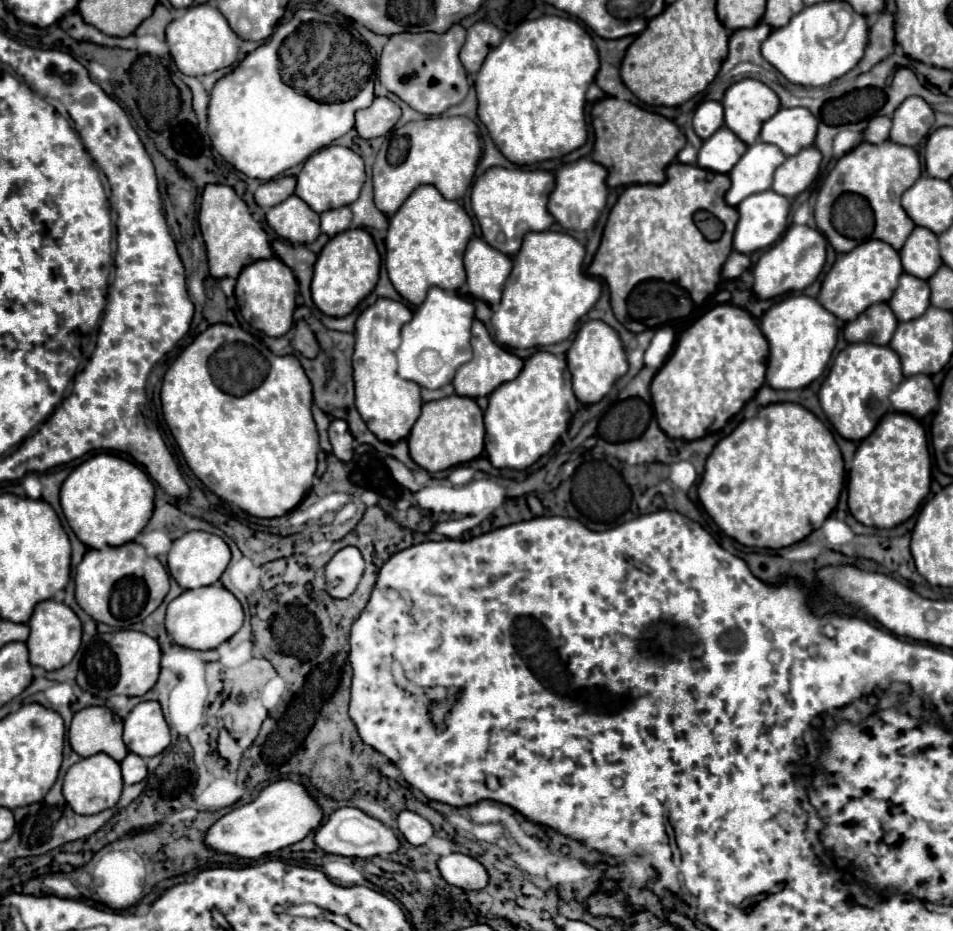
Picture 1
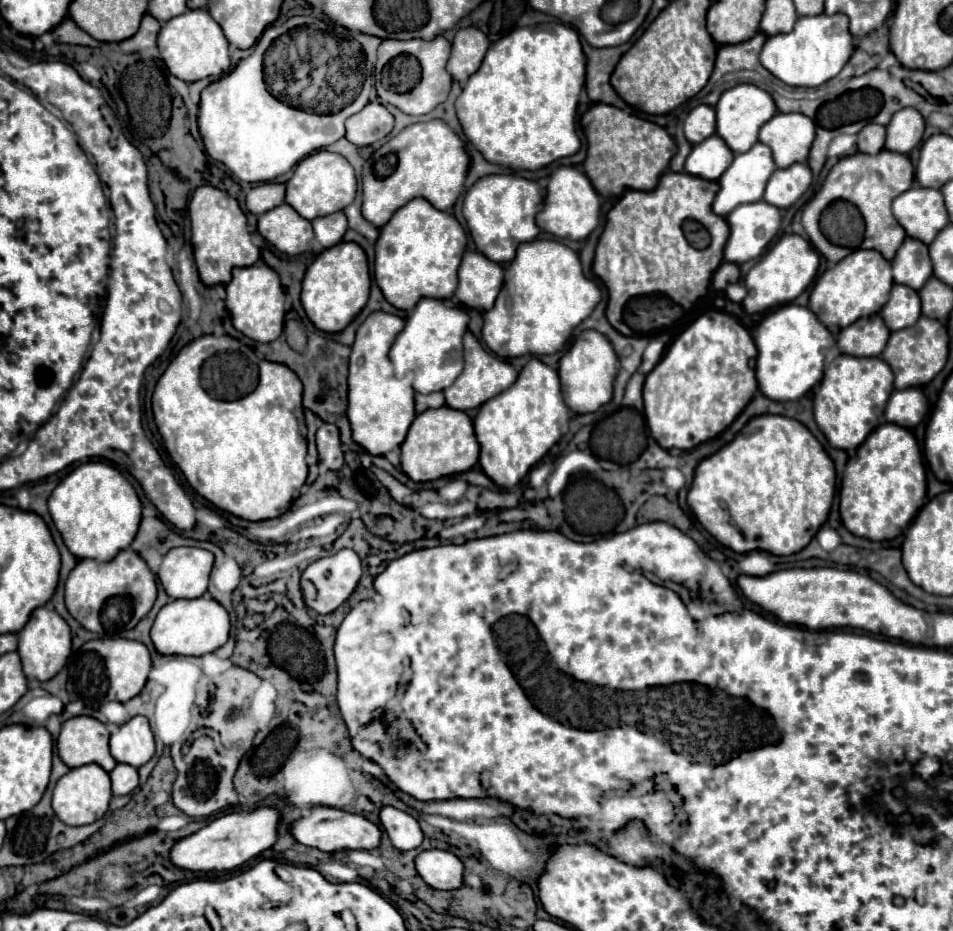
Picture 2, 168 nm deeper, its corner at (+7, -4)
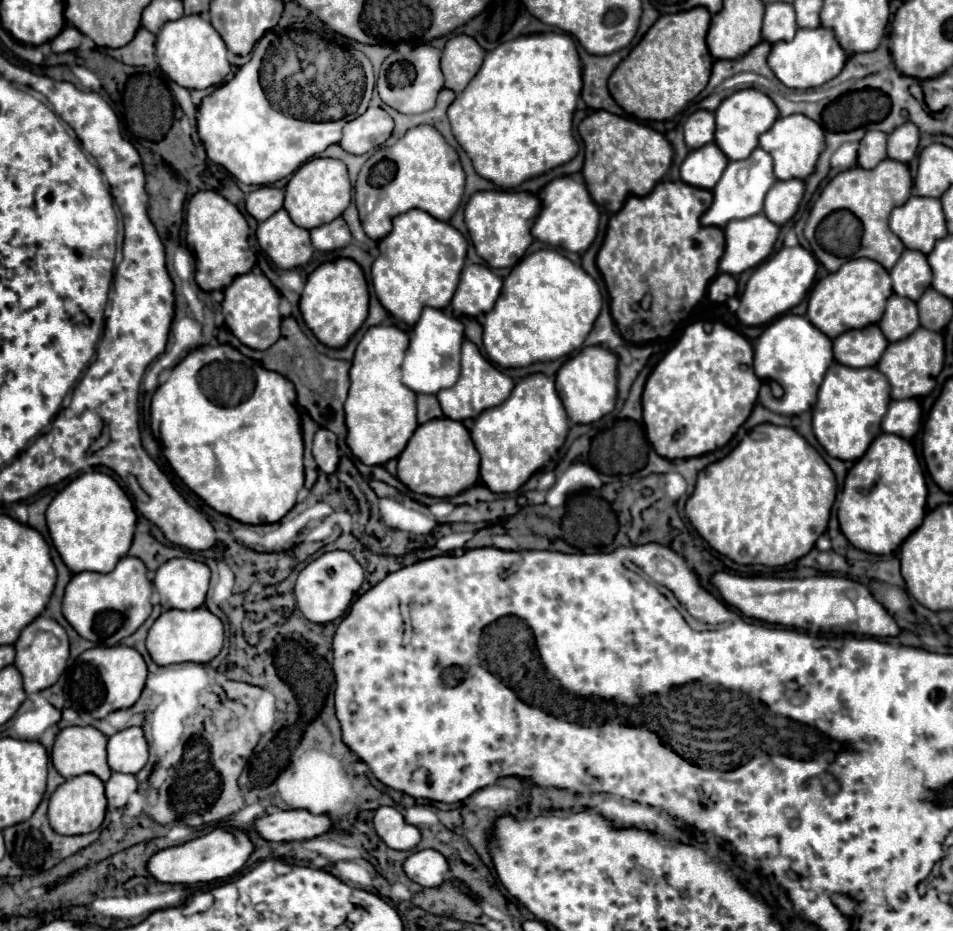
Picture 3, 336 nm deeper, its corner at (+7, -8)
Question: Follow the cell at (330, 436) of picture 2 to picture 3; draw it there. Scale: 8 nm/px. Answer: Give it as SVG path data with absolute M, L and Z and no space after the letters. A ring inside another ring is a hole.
M320 428L314 436L314 448L312 448L314 460L318 468L326 474L336 472L338 468L338 446L336 446L336 434L328 432L326 428Z

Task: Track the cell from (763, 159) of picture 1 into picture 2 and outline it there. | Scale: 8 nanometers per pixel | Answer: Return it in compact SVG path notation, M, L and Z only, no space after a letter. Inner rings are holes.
M756 142L752 146L750 152L746 154L736 154L734 156L734 162L728 166L728 170L720 176L718 184L720 184L720 192L716 194L714 198L714 204L712 204L712 210L714 214L726 218L736 206L740 204L750 204L750 202L760 202L762 196L764 196L764 188L766 188L766 182L770 178L770 174L776 170L776 164L772 160L772 150L766 146L766 144L760 144Z

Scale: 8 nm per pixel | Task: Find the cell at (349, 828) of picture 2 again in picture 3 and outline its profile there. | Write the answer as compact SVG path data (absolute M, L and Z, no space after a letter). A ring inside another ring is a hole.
M272 810L256 820L256 830L270 842L304 842L334 830L330 816L312 816L310 812Z

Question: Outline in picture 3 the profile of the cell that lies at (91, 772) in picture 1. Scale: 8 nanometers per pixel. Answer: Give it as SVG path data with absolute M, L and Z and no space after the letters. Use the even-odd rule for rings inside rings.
M80 774L74 778L68 778L64 784L56 788L56 792L50 796L48 806L48 820L52 828L64 836L72 834L88 834L96 828L100 828L104 814L106 814L106 796L104 796L104 782L98 776L92 774Z

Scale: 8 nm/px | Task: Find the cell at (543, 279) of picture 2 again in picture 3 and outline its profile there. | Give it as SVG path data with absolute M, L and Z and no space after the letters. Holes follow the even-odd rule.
M556 250L532 252L504 278L502 294L484 318L484 350L494 364L504 368L564 358L582 348L600 306L600 288L580 266Z

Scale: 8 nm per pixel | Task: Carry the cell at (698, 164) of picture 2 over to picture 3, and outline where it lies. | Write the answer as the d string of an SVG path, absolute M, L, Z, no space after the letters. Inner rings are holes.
M710 142L698 150L690 150L680 166L680 176L690 186L712 190L716 186L716 180L720 180L726 164L728 158L724 156L724 152L714 142Z

